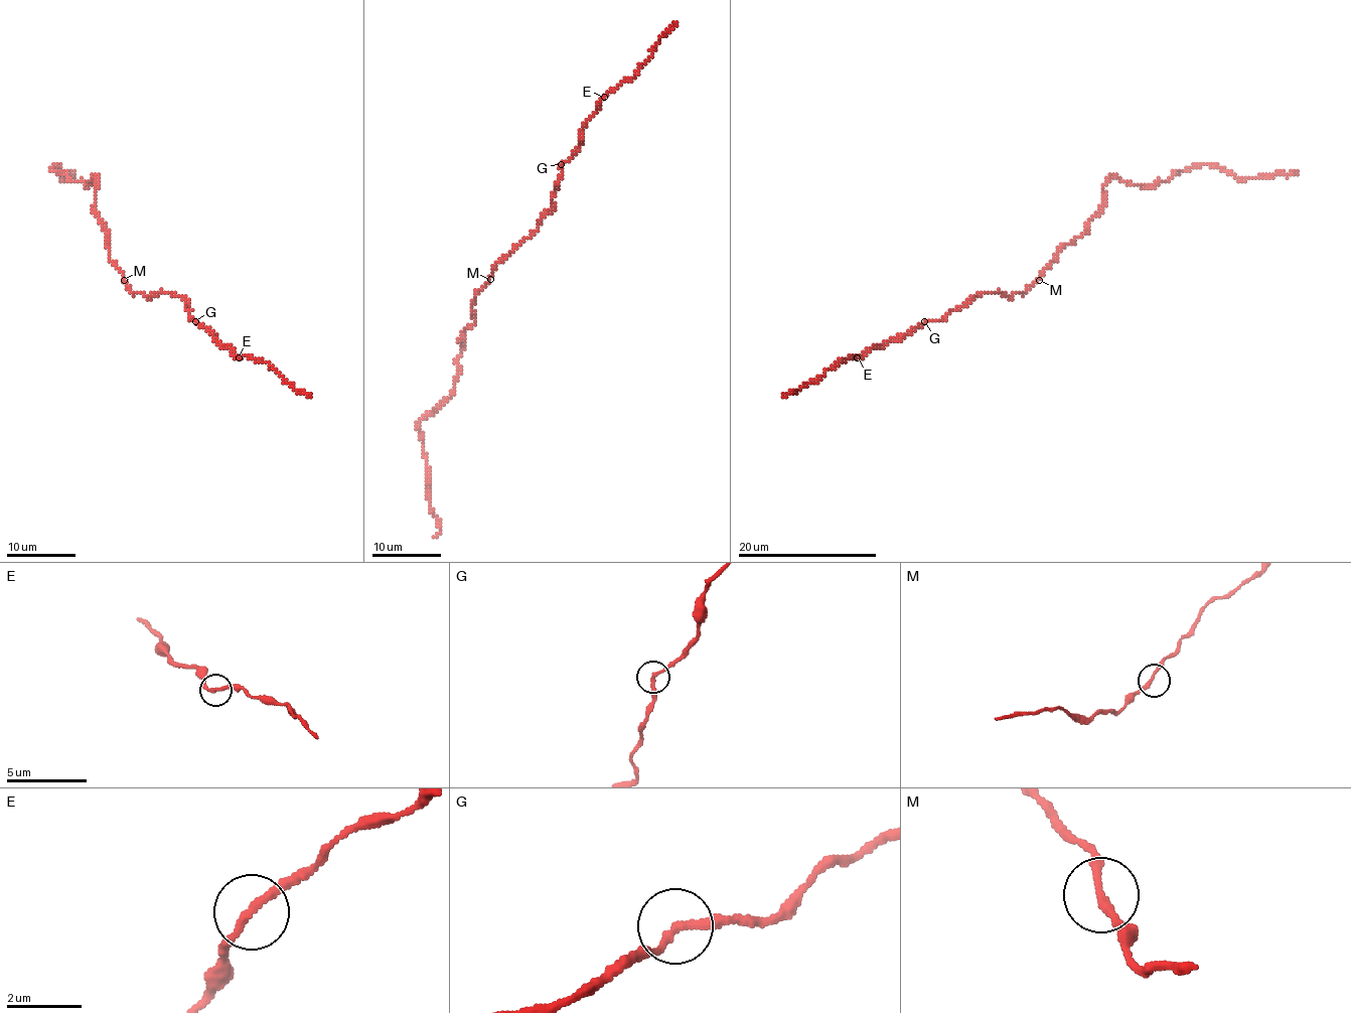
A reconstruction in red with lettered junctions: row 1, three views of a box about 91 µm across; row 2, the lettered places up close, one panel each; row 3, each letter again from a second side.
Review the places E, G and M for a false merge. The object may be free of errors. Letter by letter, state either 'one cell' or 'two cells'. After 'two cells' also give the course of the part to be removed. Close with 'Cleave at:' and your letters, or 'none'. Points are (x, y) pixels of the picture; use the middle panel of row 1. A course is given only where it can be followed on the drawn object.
E: one cell
G: one cell
M: one cell
Cleave at: none

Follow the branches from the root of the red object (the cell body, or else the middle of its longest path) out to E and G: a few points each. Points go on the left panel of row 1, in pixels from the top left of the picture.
E: (124, 278), (133, 293), (157, 295), (169, 292), (181, 295), (188, 302), (190, 316), (239, 357)
G: (124, 278), (133, 293), (157, 295), (169, 292), (181, 295), (188, 302), (186, 307), (195, 321)

